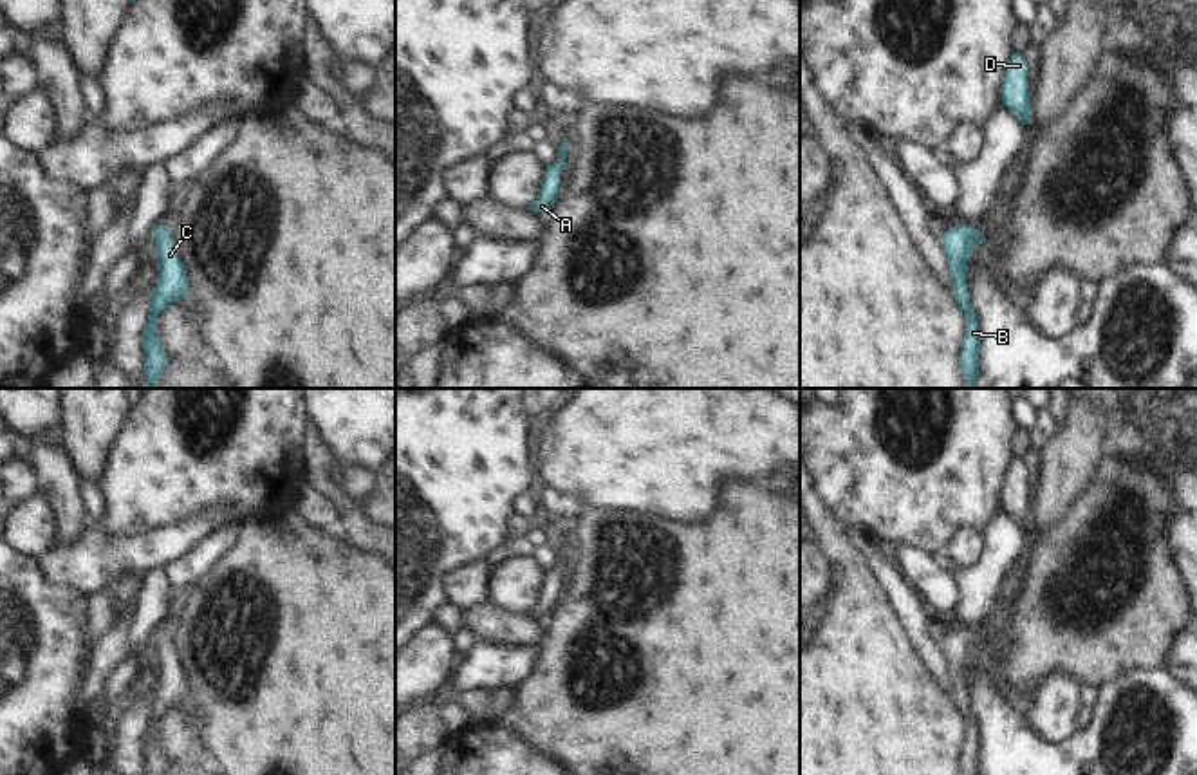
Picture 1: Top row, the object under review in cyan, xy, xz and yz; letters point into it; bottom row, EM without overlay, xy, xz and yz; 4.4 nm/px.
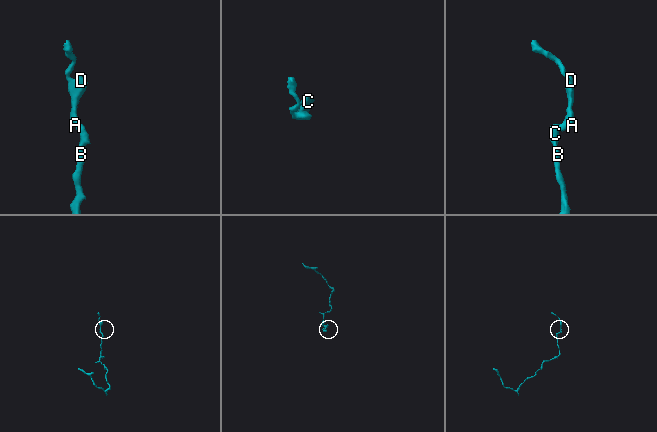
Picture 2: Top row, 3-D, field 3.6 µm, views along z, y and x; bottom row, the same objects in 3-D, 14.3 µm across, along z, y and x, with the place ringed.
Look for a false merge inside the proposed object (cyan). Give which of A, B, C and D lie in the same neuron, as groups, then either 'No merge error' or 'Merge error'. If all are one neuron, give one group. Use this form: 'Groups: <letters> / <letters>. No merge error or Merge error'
Groups: A B C D. No merge error.

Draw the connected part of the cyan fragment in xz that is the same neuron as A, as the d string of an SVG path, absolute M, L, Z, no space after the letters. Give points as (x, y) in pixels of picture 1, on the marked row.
M563 137L561 146L560 146L558 163L547 164L545 175L542 179L542 190L540 190L536 201L527 210L547 215L551 211L551 208L554 206L554 202L560 195L560 173L563 170L563 163L565 163L569 146L571 146L571 143Z

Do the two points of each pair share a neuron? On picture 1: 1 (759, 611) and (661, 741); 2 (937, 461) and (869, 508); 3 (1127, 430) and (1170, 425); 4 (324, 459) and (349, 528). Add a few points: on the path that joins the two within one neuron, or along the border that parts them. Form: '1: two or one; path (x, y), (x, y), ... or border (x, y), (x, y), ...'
1: one; path (759, 644), (694, 709)
2: one; path (921, 468), (907, 470), (885, 492)
3: one; path (1138, 429), (1159, 425)
4: one; path (322, 476), (322, 483), (349, 512)

